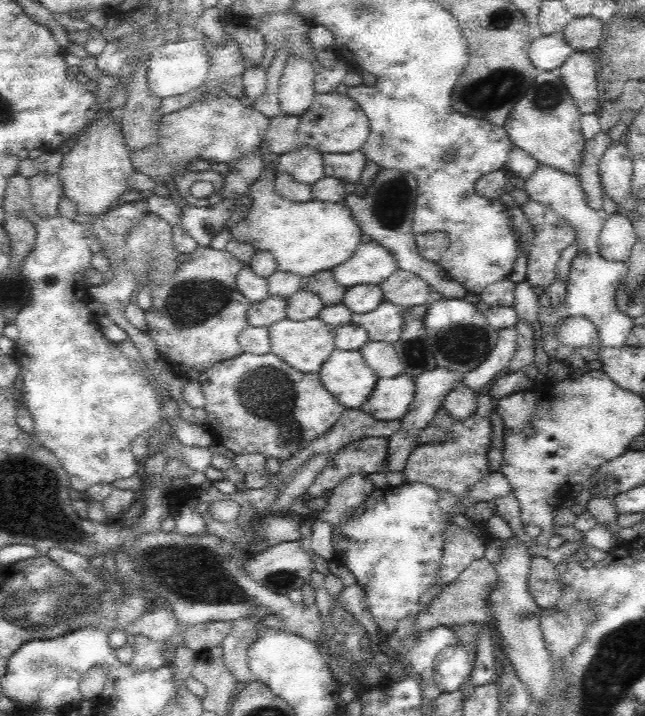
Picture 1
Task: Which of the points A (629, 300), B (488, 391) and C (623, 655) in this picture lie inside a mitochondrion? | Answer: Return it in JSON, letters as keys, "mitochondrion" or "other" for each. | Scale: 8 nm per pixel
{"A":"mitochondrion","B":"other","C":"mitochondrion"}

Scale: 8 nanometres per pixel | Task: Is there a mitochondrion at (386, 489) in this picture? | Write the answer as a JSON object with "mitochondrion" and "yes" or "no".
{"mitochondrion":"no"}

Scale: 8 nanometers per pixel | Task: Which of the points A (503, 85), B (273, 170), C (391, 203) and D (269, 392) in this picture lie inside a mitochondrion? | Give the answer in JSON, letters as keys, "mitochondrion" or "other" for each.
{"A":"mitochondrion","B":"other","C":"mitochondrion","D":"mitochondrion"}

